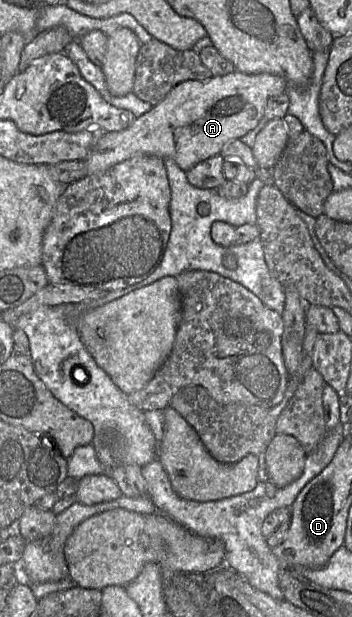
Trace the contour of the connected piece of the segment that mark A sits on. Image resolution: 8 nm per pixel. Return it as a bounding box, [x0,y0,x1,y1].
[84,70,287,175]

